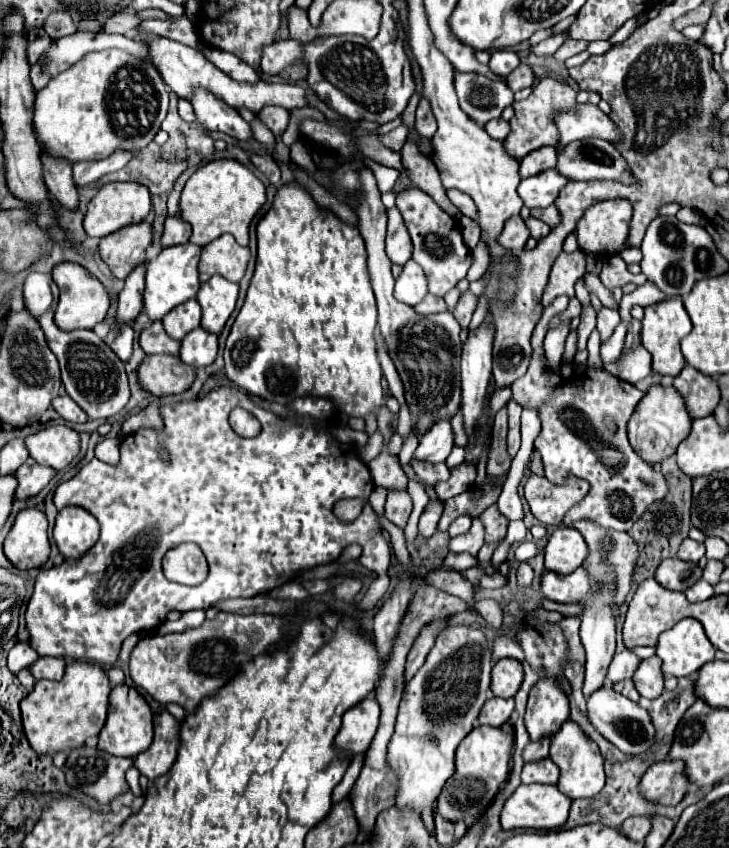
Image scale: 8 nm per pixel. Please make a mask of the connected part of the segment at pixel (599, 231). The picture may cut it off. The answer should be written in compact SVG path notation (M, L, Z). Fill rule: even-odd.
M608 199L586 209L576 225L578 247L584 253L620 255L628 249L628 229L632 219L632 205L628 199Z

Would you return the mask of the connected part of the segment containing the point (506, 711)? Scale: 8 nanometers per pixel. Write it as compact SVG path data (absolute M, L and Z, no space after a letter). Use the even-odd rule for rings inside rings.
M494 697L494 699L484 703L484 707L482 707L480 715L478 715L478 723L480 725L500 727L500 725L504 725L510 719L512 711L514 711L514 699Z

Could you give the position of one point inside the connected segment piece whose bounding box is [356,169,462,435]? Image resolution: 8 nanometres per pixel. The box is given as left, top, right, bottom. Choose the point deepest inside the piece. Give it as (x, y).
(426, 350)

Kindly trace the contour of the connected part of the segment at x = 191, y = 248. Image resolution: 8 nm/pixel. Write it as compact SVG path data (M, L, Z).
M184 243L184 245L172 245L160 251L158 257L150 259L146 263L146 291L144 291L144 309L148 317L162 319L170 309L176 305L196 297L200 279L198 279L198 261L200 261L202 247L194 243Z

